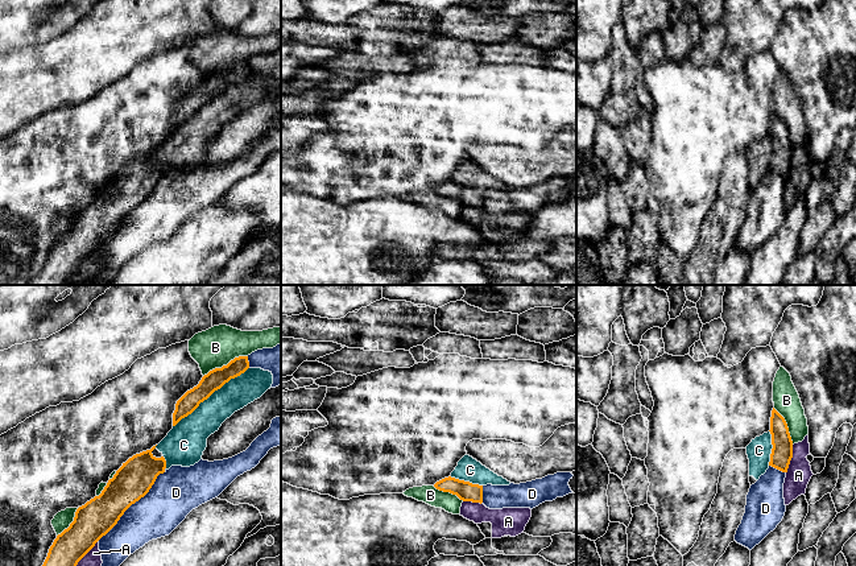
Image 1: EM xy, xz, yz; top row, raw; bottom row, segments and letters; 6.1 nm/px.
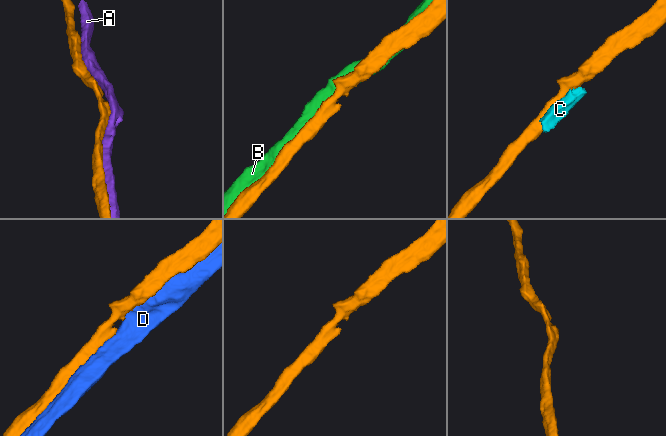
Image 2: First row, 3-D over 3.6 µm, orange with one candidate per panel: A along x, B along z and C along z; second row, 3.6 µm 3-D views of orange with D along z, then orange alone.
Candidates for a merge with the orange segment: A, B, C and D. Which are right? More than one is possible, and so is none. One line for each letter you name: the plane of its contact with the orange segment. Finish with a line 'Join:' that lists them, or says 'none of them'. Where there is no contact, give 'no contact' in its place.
Join: none of them

